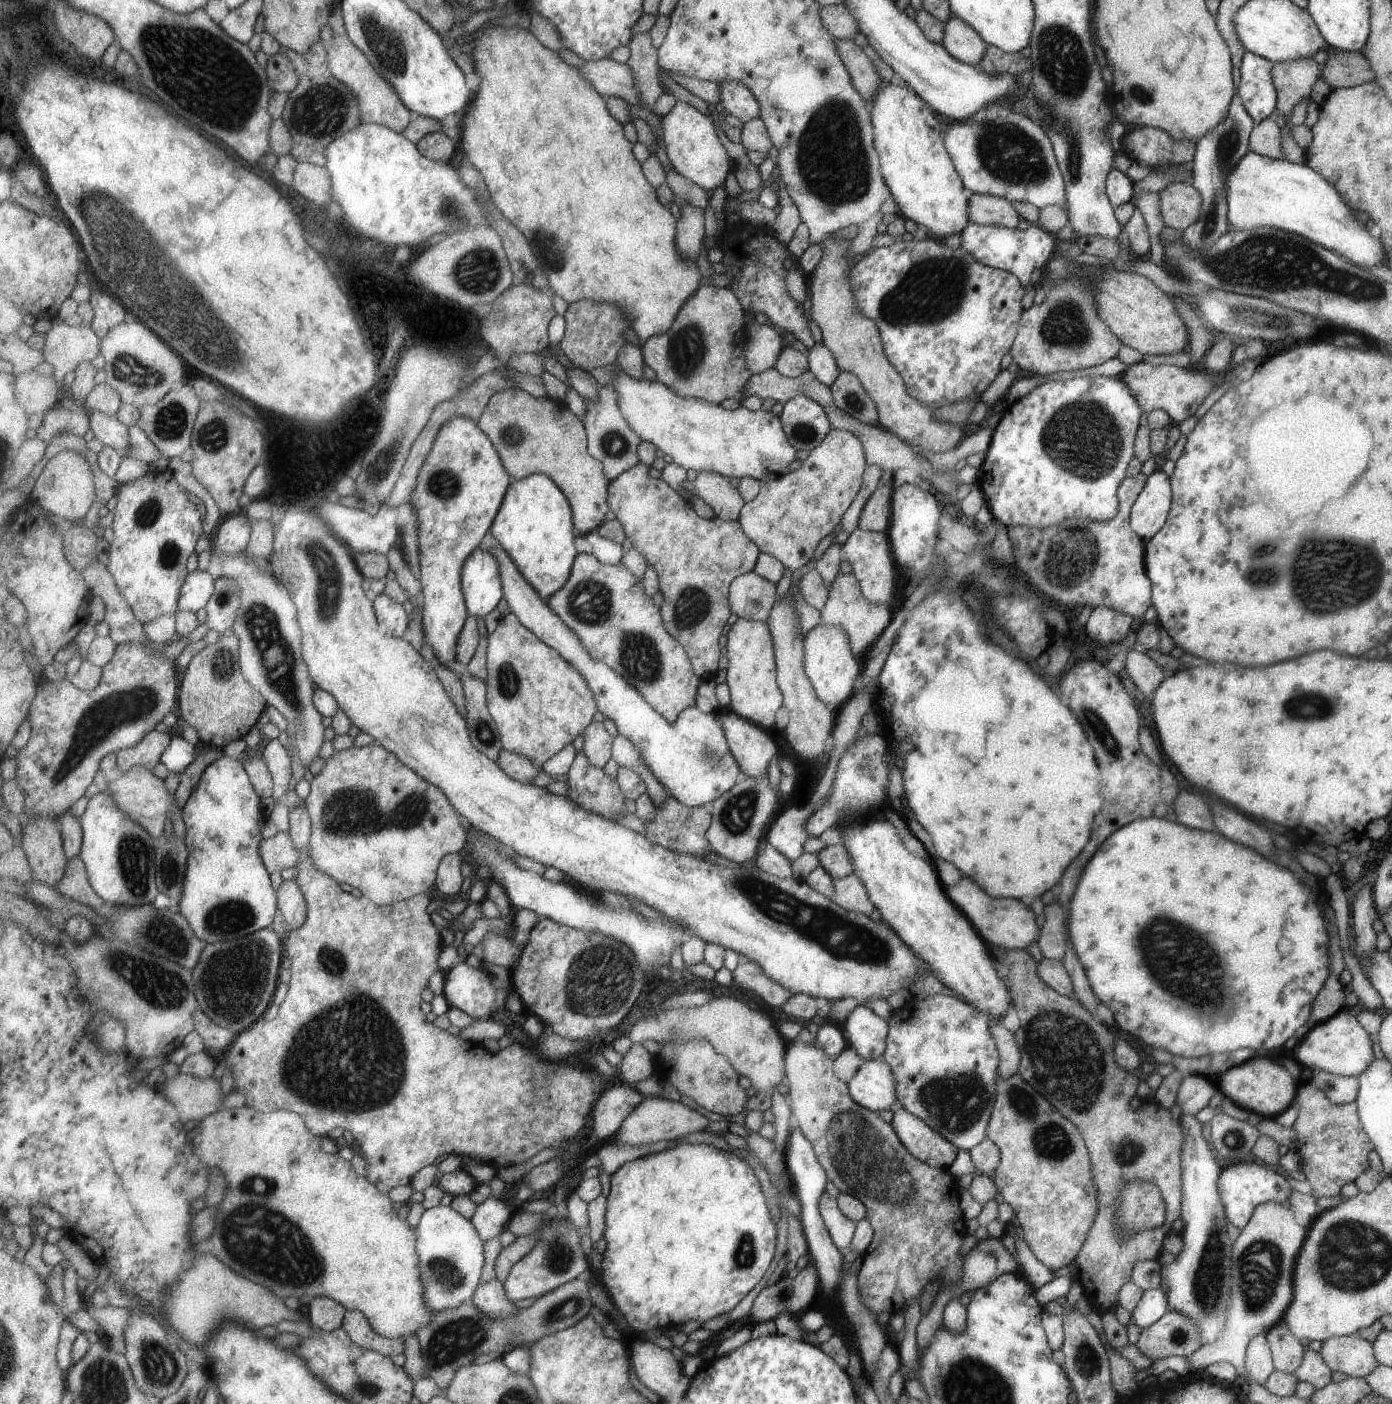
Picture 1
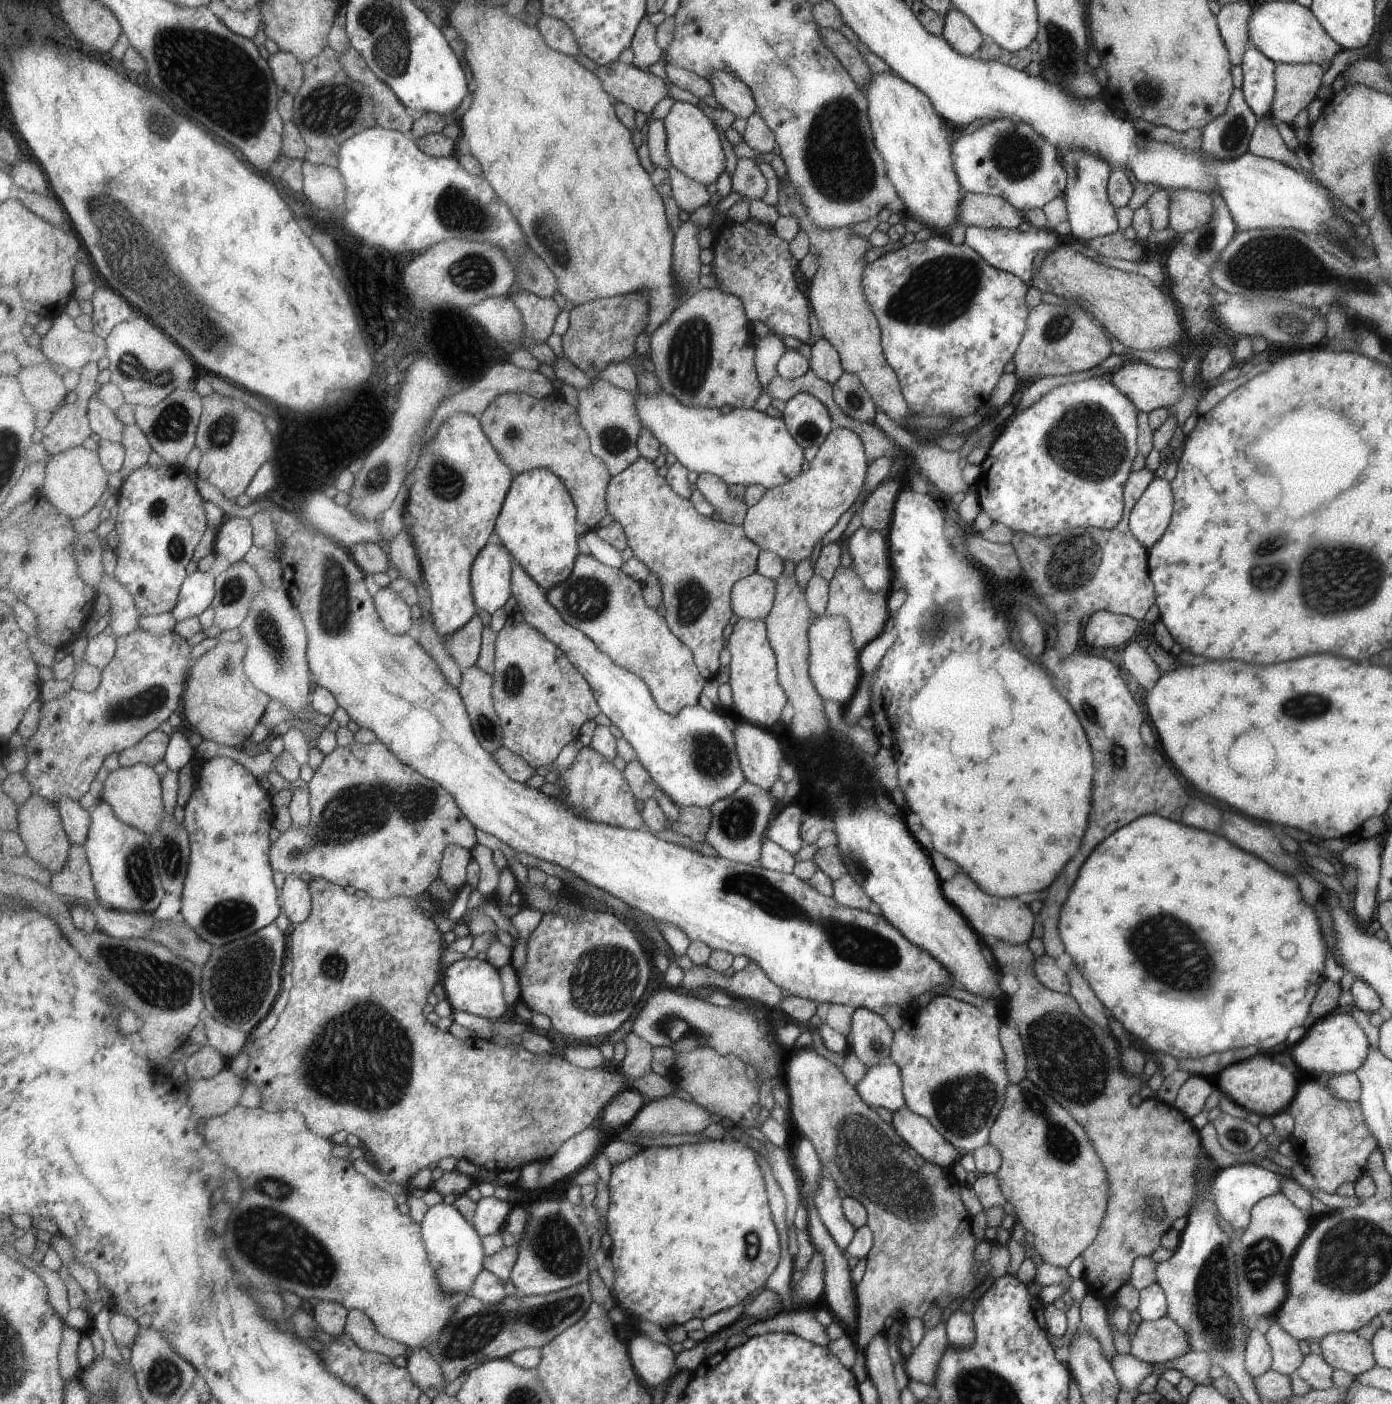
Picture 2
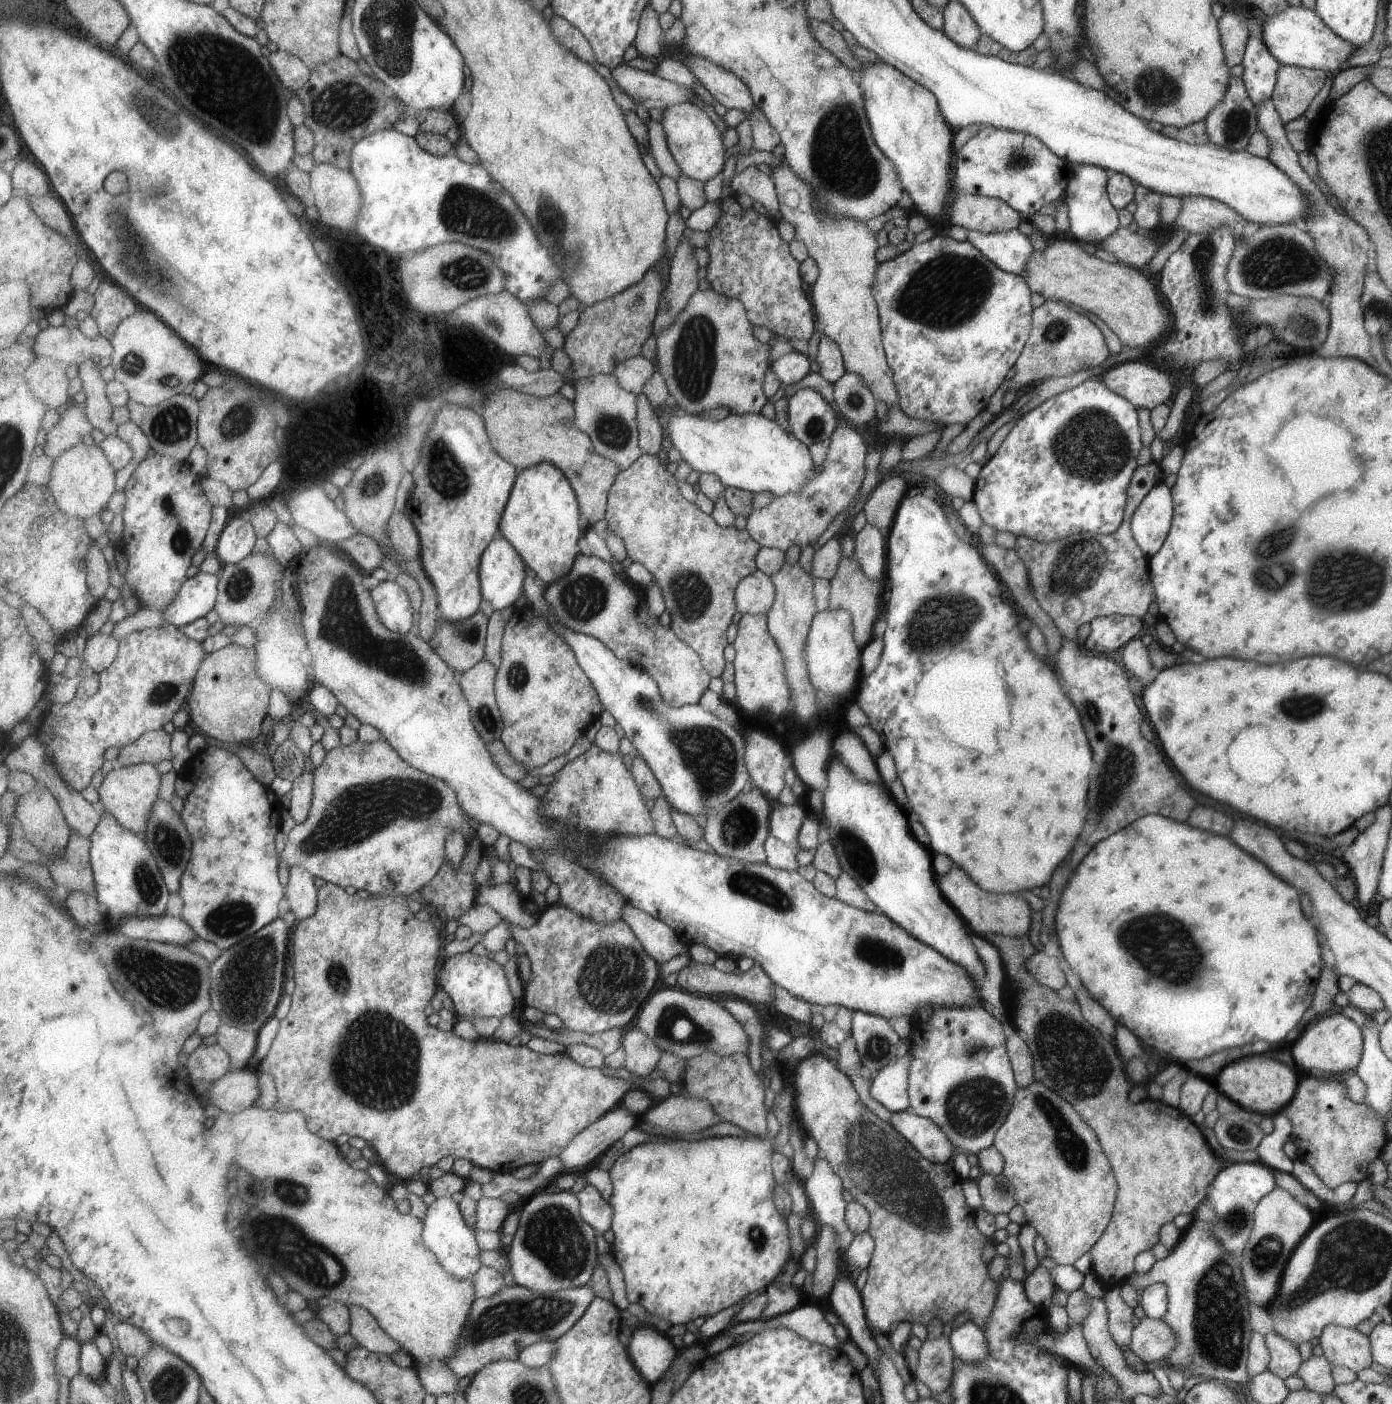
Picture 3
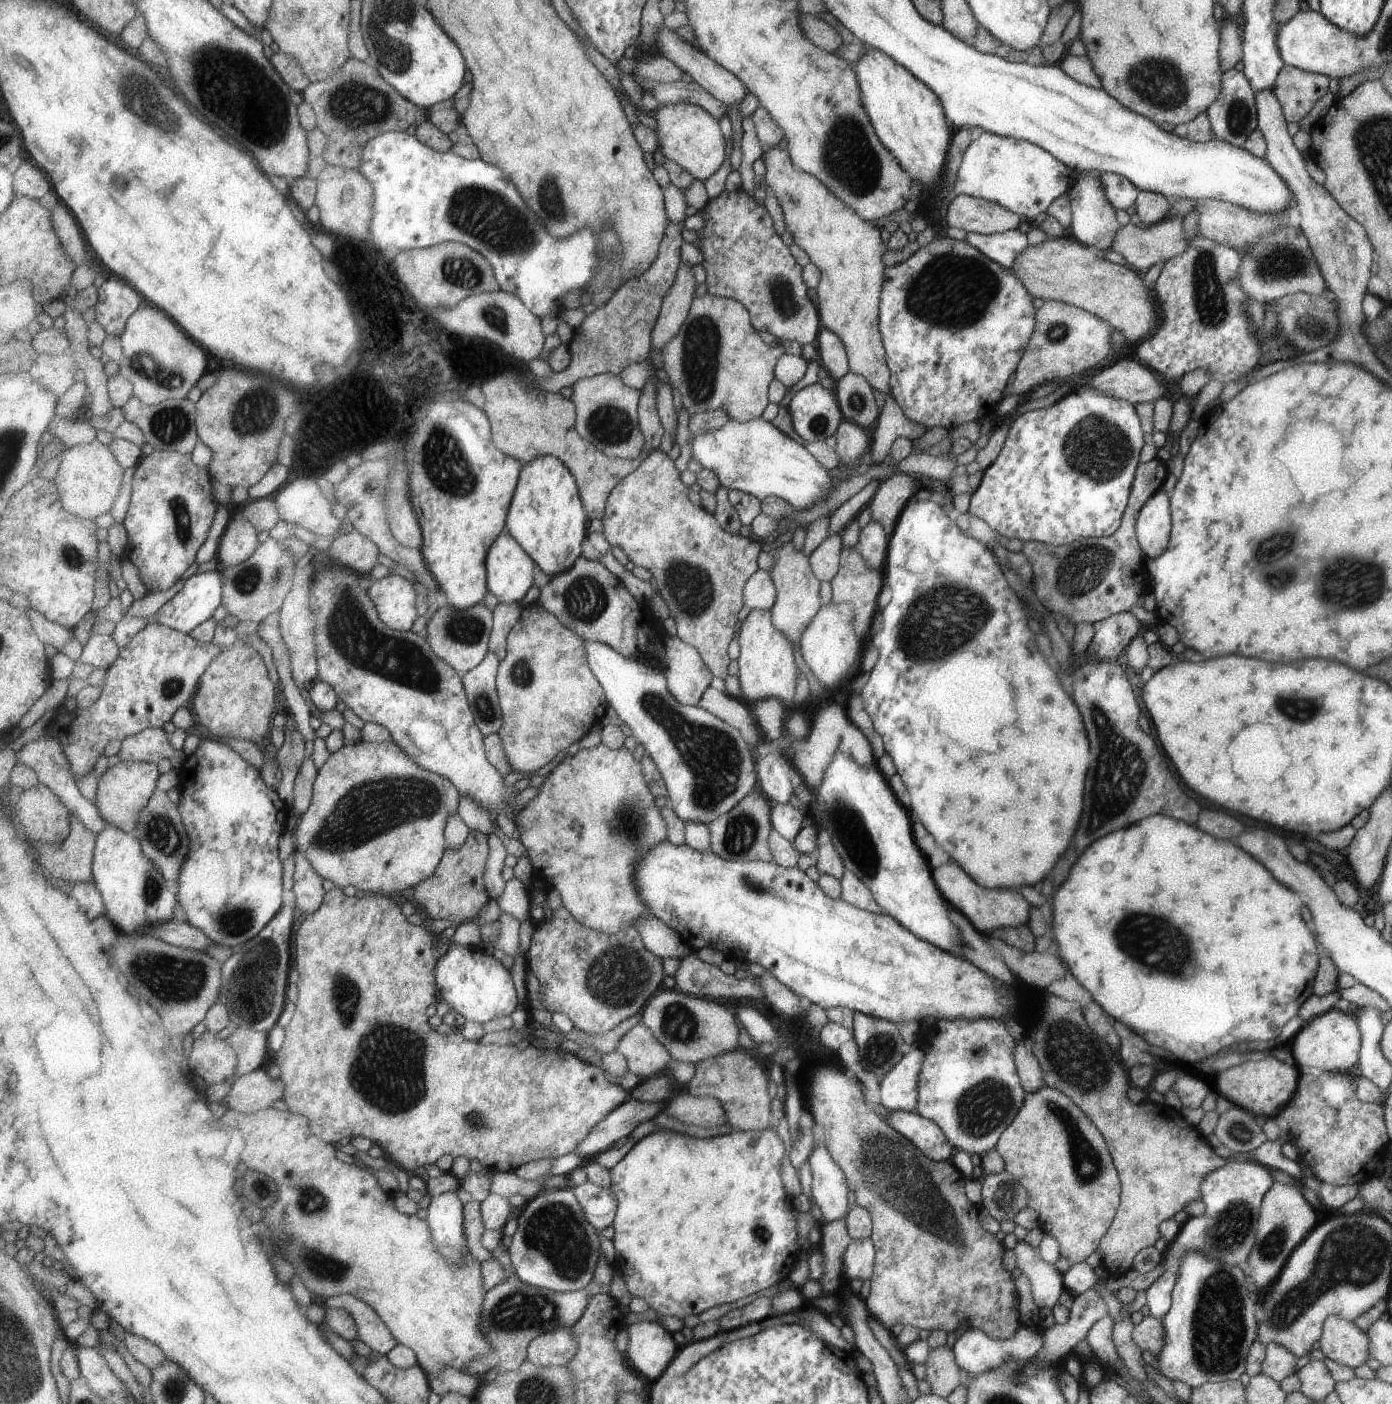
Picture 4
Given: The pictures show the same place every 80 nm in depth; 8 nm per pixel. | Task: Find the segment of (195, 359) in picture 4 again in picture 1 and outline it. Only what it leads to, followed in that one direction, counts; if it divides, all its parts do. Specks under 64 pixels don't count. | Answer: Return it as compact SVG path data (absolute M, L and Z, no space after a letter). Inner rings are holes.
M133 320L115 326L101 341L101 354L105 365L106 384L112 386L122 396L122 402L133 406L156 405L173 388L185 381L185 362L183 358L157 336L145 322Z

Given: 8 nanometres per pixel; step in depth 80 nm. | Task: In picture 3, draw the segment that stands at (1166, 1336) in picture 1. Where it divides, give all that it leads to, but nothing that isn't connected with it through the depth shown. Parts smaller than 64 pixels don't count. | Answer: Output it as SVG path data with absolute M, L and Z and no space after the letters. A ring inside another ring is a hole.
M1144 1316L1138 1325L1132 1327L1128 1348L1147 1364L1161 1361L1175 1345L1174 1331L1163 1319Z

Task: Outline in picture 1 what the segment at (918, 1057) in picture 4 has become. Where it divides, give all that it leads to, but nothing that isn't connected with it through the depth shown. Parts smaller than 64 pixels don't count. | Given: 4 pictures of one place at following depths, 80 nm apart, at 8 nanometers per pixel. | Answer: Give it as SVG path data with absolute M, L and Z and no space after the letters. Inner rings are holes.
M880 1059L861 1064L849 1080L848 1093L855 1102L873 1112L898 1105L893 1070Z

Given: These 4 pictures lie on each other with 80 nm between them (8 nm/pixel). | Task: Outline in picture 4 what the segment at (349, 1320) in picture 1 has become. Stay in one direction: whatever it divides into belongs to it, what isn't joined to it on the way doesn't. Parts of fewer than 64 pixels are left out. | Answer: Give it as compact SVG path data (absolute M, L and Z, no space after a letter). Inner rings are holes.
M338 1294L326 1298L323 1307L337 1307L348 1310L356 1320L359 1340L368 1345L374 1353L388 1355L400 1344L381 1315L364 1300L353 1294Z

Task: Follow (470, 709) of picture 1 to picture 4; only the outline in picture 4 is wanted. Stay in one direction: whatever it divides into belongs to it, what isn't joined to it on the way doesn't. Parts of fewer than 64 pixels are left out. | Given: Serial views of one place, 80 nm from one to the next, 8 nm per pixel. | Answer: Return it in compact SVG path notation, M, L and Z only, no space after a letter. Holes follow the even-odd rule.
M490 650L479 666L463 675L476 723L484 736L499 733L504 725L497 684L501 661L495 651Z

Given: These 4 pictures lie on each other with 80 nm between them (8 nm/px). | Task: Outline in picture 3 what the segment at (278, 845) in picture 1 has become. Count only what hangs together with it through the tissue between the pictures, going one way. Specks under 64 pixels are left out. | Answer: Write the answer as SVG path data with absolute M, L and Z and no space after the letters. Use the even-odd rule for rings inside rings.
M380 738L374 743L354 742L350 745L340 744L333 750L327 753L324 763L318 766L314 771L314 797L312 800L312 807L306 821L297 823L295 828L287 835L285 847L279 854L280 862L289 868L294 866L302 866L309 870L315 876L322 878L327 883L333 883L337 886L347 888L353 886L356 890L367 890L372 895L385 896L399 896L404 895L408 898L417 898L419 891L430 881L435 878L435 875L441 870L444 862L447 860L446 856L446 842L448 834L451 831L463 831L467 842L475 836L475 826L471 823L467 824L463 818L464 808L461 806L460 800L456 790L446 781L440 778L428 775L425 771L419 770L417 767L411 766L399 753L398 750L385 738Z

